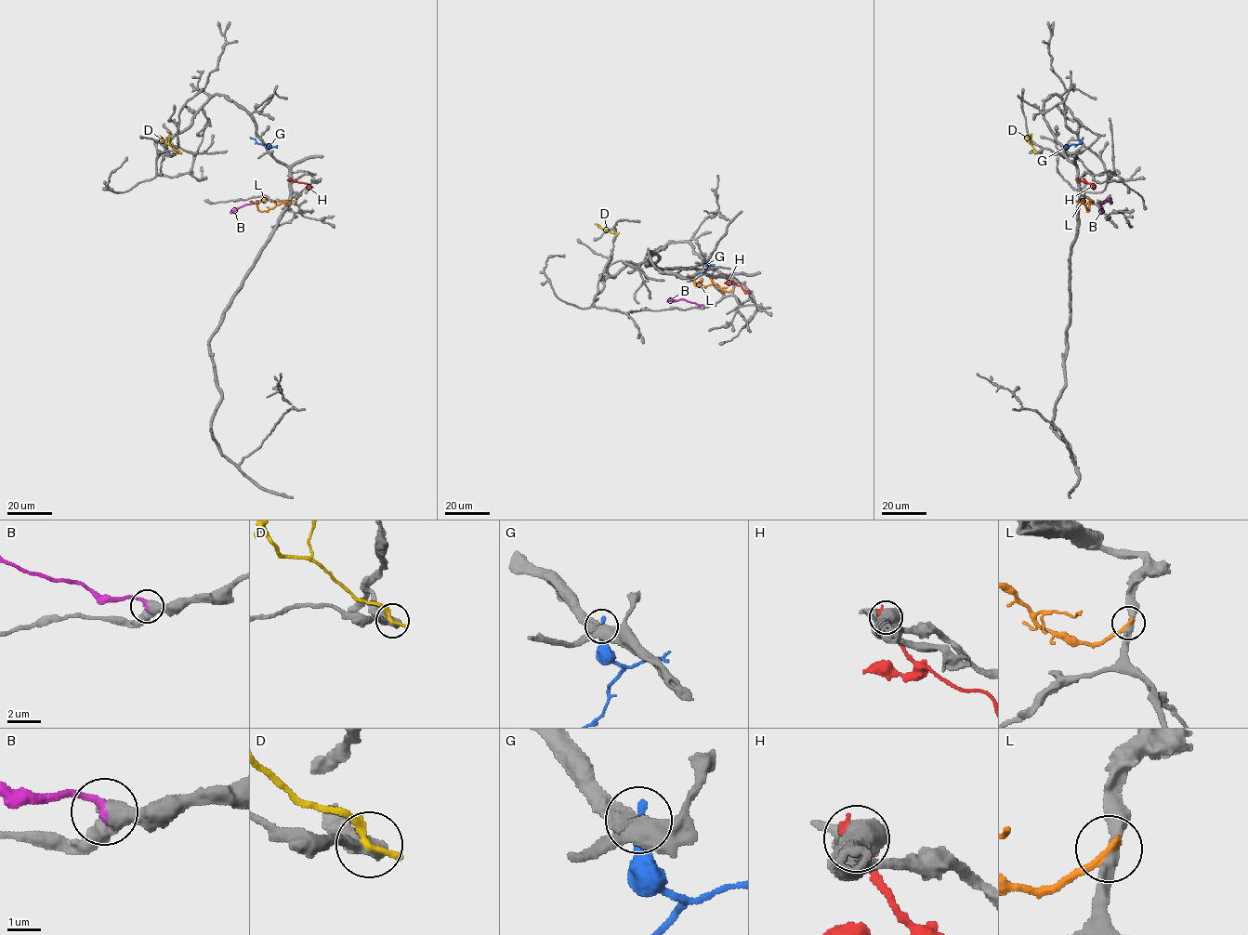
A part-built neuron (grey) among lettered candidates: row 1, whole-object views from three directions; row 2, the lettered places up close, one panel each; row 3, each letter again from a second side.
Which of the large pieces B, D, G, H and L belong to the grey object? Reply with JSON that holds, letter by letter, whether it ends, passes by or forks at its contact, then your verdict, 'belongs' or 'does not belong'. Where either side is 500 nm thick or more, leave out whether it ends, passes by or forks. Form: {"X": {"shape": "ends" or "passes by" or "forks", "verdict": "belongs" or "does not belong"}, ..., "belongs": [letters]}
{"B": {"verdict": "belongs"}, "D": {"shape": "ends", "verdict": "does not belong"}, "G": {"verdict": "does not belong"}, "H": {"verdict": "does not belong"}, "L": {"shape": "ends", "verdict": "does not belong"}, "belongs": ["B"]}

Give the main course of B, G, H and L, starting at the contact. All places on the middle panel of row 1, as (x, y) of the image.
B: (704, 306), (682, 299), (667, 301)
G: (704, 260), (706, 271), (688, 282)
H: (727, 276), (750, 293)
L: (732, 289), (724, 292), (715, 284), (697, 286), (688, 274)

